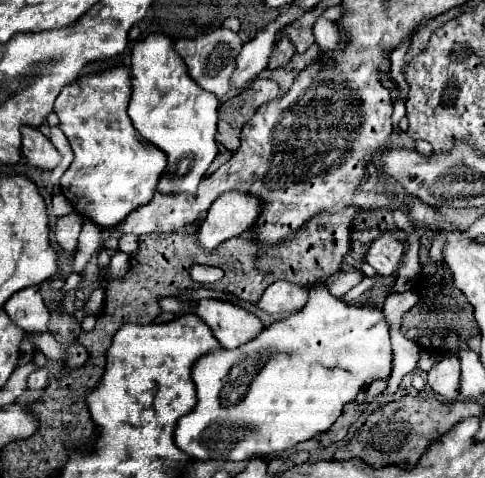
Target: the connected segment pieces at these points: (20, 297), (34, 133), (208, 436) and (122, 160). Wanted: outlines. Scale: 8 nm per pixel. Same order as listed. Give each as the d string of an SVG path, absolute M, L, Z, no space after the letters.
M24 288L22 292L16 292L6 304L4 310L10 314L10 318L24 330L32 330L32 338L26 336L28 342L34 344L38 334L48 332L50 314L48 308L42 304L42 296L38 288Z
M22 126L22 154L26 156L28 164L42 170L52 170L60 164L58 150L50 142L50 138L40 132L40 128Z
M316 284L316 288L314 286L310 288L310 298L300 312L290 314L288 318L270 324L268 328L262 330L260 336L256 336L254 340L246 342L244 346L240 346L236 350L216 350L216 352L202 356L200 360L196 360L196 364L192 368L192 380L194 380L196 392L198 392L198 406L190 414L186 414L178 420L178 426L176 426L176 432L174 432L174 442L182 452L186 452L188 456L198 458L198 460L250 460L250 456L258 456L258 454L268 456L268 454L274 454L274 452L284 452L288 448L294 448L298 442L304 442L312 436L328 432L330 426L340 416L344 404L354 402L358 390L364 384L374 382L376 378L388 378L390 372L392 372L392 348L390 348L388 324L384 322L382 312L378 312L370 306L362 306L362 308L348 306L342 300L338 300L336 296L332 296L326 286Z
M114 66L100 74L88 74L62 88L54 102L60 128L66 134L74 162L62 174L62 194L74 212L102 228L116 228L136 208L148 204L156 194L158 180L168 160L154 144L140 140L128 116L132 76L126 66Z

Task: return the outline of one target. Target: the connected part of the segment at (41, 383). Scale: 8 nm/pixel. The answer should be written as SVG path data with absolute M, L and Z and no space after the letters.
M38 368L30 374L28 378L28 388L30 390L44 390L46 384L48 384L48 378L50 378L50 372L46 368Z

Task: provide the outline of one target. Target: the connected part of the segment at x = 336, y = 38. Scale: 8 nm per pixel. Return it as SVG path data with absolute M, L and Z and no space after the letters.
M318 18L314 24L314 40L320 48L334 48L338 42L342 42L340 32L334 22L326 18Z

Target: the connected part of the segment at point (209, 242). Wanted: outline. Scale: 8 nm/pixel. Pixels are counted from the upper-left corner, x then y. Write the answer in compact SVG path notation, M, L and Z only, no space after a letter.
M226 192L208 208L208 216L194 232L202 248L214 250L220 242L248 230L258 218L260 202L244 192Z

